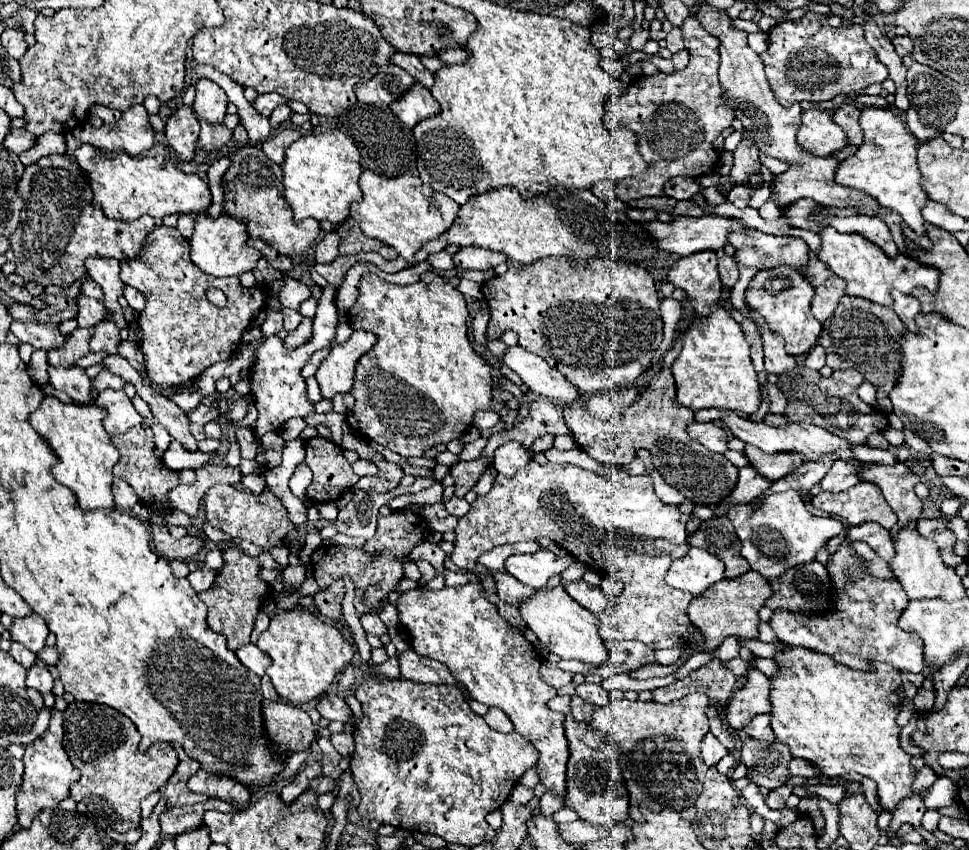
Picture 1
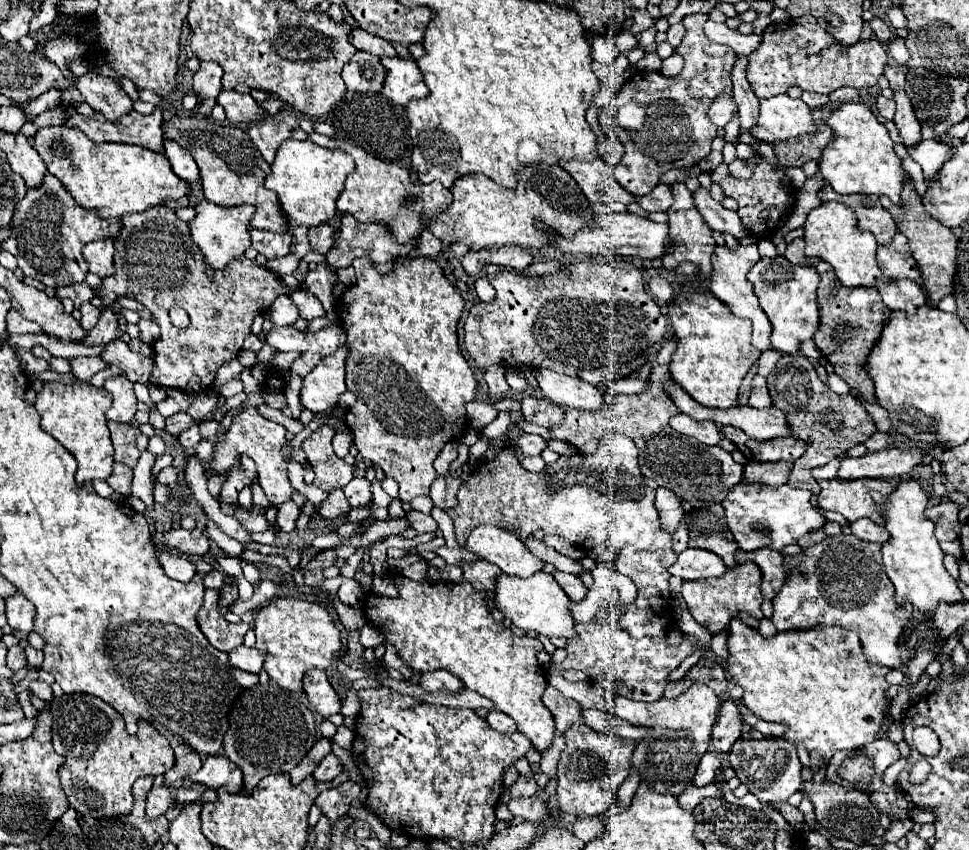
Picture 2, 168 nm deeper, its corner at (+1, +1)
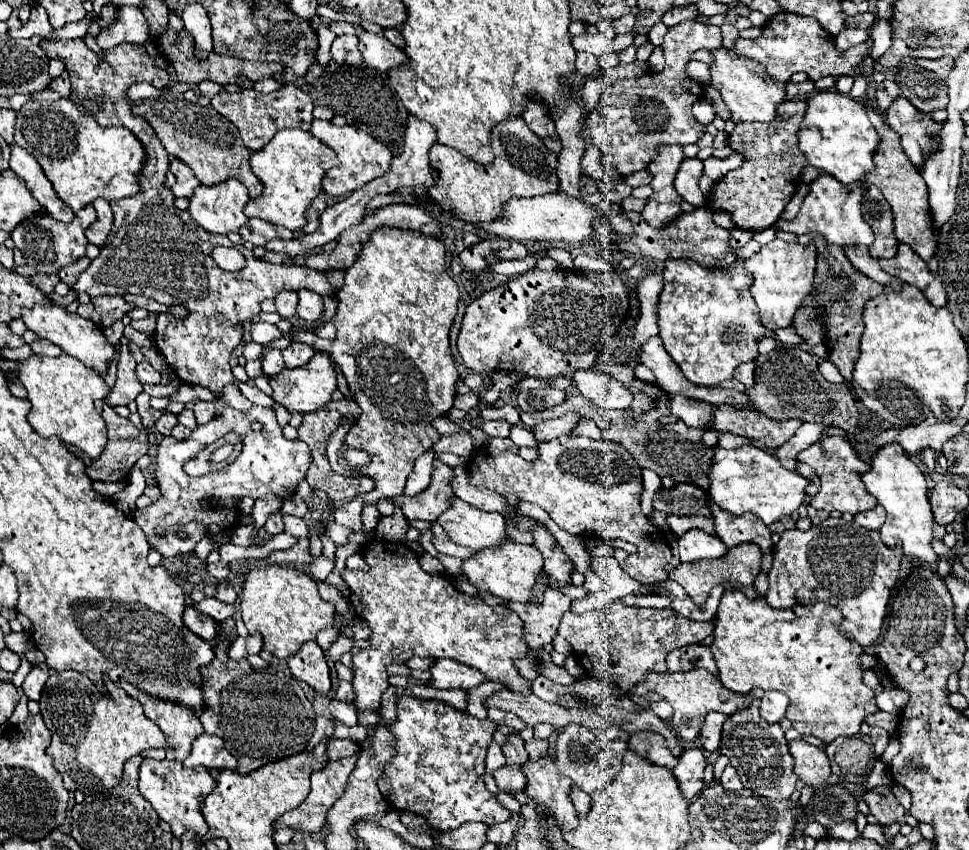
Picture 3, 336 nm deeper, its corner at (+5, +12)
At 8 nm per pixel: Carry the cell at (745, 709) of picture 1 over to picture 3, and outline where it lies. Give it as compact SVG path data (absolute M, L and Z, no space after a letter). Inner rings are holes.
M708 714L706 722L700 732L700 744L706 752L716 752L720 746L720 734L722 734L722 724L726 716L724 714Z

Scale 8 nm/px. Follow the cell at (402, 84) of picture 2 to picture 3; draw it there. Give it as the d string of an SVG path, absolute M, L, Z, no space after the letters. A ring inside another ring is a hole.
M370 32L358 34L358 48L362 52L364 62L380 72L388 72L392 66L398 66L404 60L408 60L400 48L390 44L380 34L370 34Z

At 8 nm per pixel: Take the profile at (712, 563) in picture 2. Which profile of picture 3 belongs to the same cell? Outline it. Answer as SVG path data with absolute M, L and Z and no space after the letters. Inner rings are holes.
M692 528L678 538L678 552L680 562L694 562L702 558L720 558L728 552L728 548L718 536L702 532L700 528Z

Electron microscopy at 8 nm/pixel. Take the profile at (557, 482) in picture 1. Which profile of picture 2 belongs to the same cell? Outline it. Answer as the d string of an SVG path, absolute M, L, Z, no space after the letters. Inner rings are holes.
M608 433L598 443L598 451L594 455L582 455L582 453L564 455L554 465L546 465L540 473L526 471L514 457L512 449L502 449L492 461L482 463L472 473L468 483L458 489L458 505L454 509L448 509L446 513L454 521L456 539L460 547L466 545L466 539L474 527L494 525L518 535L520 539L528 539L534 531L542 529L546 535L558 535L584 551L590 551L600 545L616 549L618 571L628 575L638 587L638 599L630 607L622 605L624 609L620 615L622 629L628 631L630 637L634 639L642 639L642 637L662 639L674 625L674 615L670 605L672 597L668 591L668 579L670 579L668 567L676 561L678 555L672 549L672 535L662 529L658 511L652 505L654 492L644 483L644 477L638 469L636 445L624 435Z

